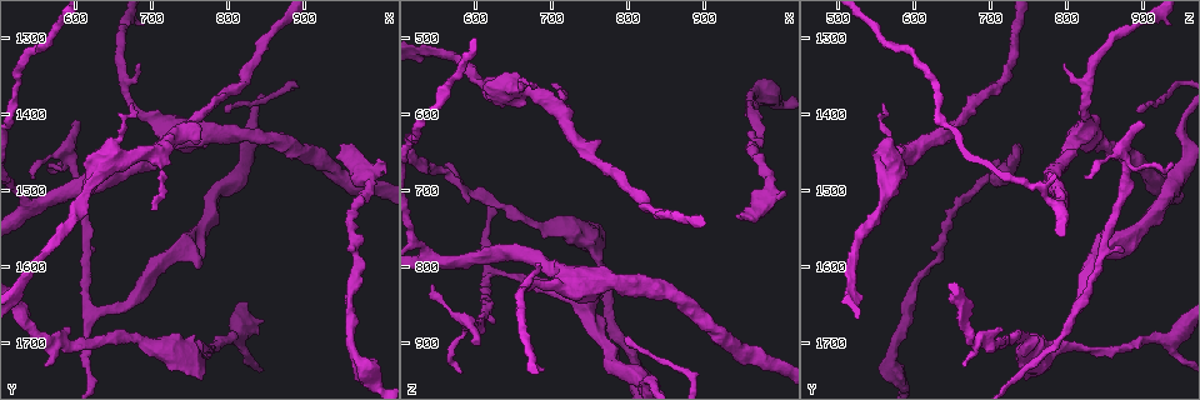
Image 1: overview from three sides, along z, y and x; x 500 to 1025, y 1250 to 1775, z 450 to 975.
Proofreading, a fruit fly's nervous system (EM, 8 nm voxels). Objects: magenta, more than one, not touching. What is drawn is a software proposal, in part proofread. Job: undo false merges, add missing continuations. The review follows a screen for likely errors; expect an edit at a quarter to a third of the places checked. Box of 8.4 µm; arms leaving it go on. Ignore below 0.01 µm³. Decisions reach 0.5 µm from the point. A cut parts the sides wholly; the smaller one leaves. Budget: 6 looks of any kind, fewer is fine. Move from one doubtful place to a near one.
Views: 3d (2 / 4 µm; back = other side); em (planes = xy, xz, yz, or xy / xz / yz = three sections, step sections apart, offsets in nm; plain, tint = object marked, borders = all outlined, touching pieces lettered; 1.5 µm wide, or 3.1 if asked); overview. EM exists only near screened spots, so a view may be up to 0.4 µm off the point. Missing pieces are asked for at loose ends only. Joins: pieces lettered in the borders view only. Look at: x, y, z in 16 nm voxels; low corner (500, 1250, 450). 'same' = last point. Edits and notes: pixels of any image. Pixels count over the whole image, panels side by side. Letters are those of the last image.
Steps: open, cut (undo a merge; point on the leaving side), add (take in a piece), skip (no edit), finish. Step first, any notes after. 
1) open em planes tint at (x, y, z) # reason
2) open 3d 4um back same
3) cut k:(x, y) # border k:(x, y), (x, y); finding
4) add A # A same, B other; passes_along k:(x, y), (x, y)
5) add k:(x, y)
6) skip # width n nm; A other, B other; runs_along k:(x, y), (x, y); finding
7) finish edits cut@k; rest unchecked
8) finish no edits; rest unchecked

open em planes borders at (705, 1530, 560) # tapers out

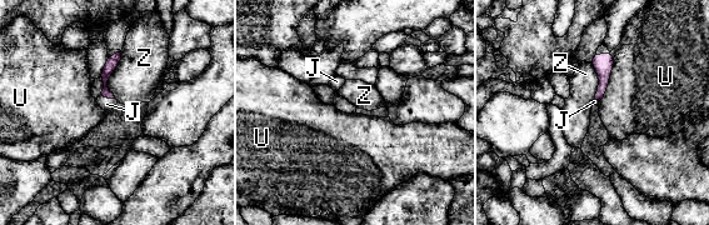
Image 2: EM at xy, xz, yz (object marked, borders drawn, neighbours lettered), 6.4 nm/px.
add J # J same, U other, Z other; it goes on there

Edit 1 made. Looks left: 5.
open overview # see it whole again

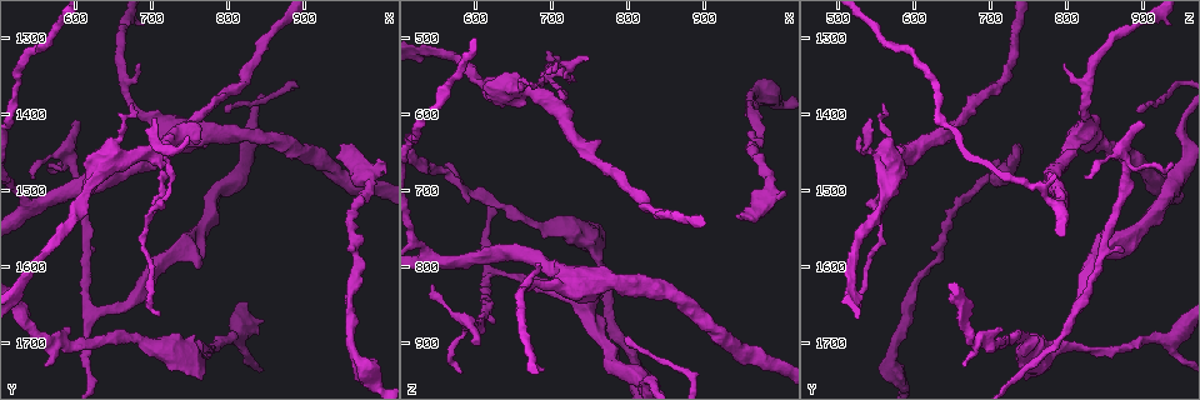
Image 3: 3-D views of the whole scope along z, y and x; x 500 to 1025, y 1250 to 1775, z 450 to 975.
open 3d 4um at (675, 1390, 560) # free end

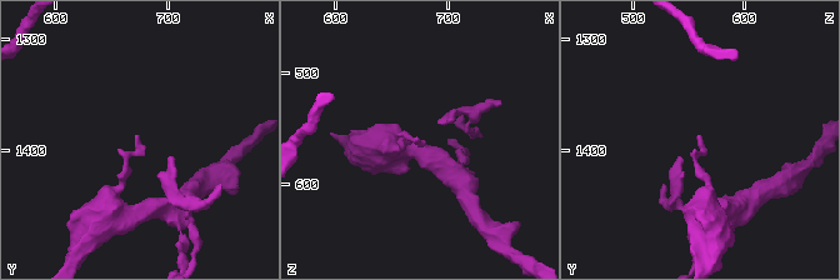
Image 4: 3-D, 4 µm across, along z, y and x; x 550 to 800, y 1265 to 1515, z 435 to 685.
open em planes borders at (672, 1388, 560)

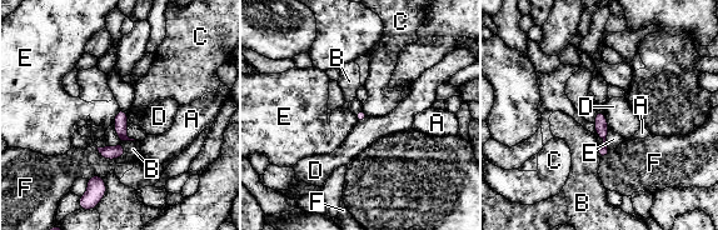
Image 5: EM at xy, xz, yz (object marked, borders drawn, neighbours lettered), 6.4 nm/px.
skip # longest_contact B 190 nm; A other, B other, C other, D other, E other, F other; no lettered piece goes on from it

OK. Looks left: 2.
finish edits add@2; rest unchecked

